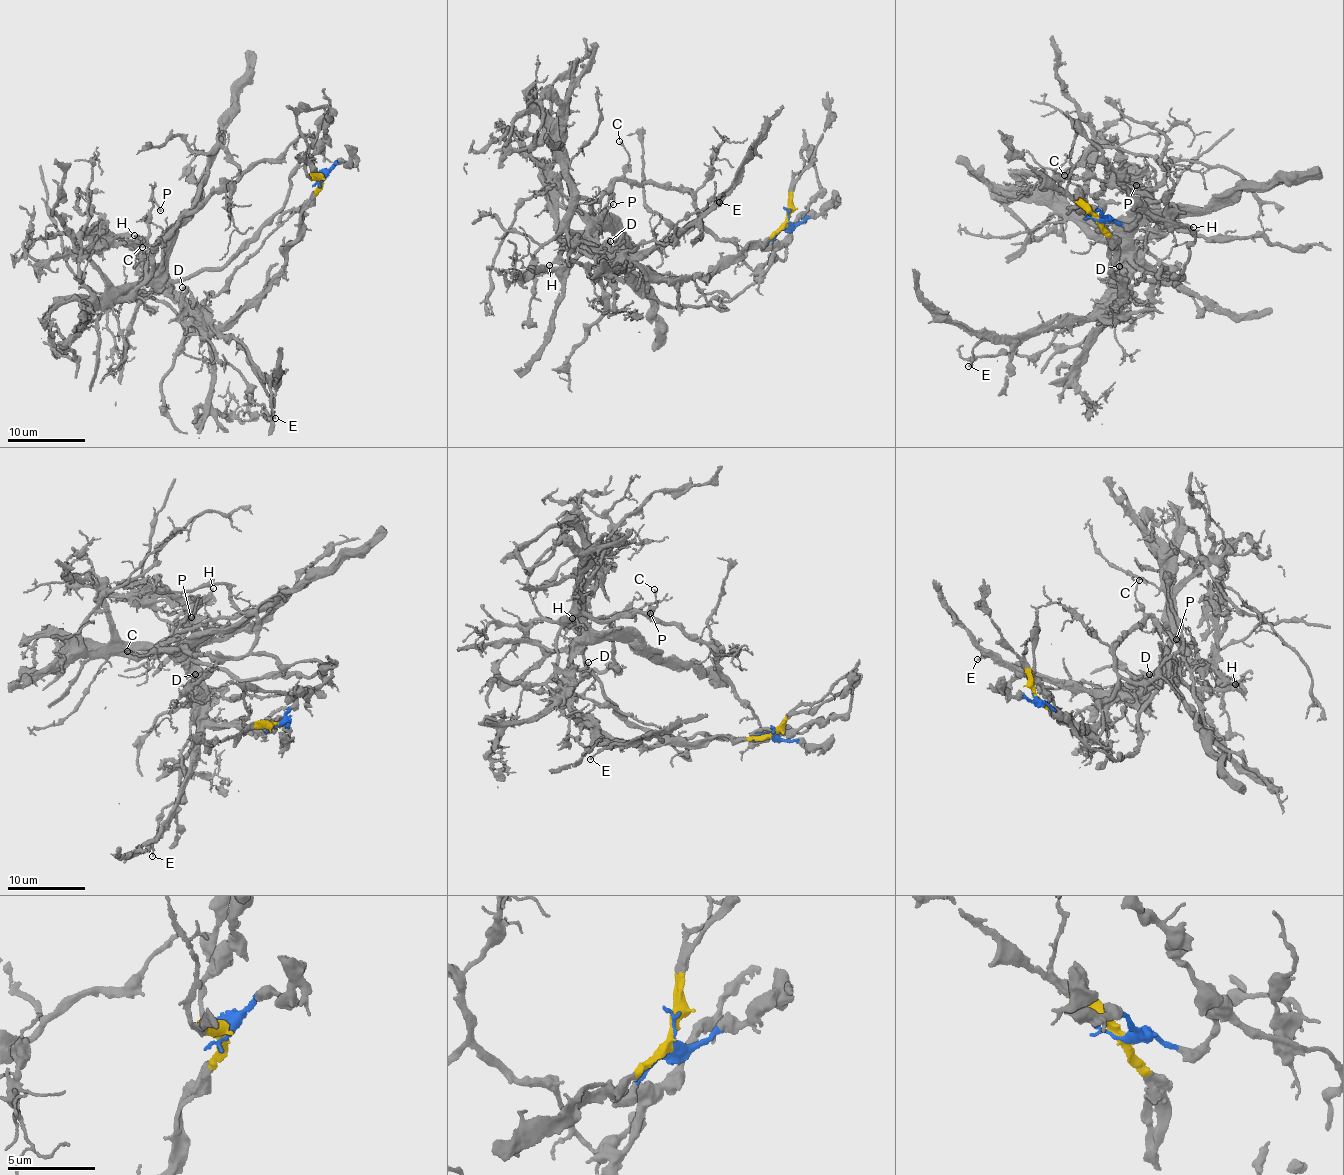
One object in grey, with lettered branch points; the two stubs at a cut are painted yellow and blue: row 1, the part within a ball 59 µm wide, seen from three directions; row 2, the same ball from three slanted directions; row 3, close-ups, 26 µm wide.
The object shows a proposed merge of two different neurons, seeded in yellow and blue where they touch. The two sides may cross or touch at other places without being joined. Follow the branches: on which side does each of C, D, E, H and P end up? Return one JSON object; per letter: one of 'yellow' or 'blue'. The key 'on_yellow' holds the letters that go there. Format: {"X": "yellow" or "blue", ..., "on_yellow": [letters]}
{"C": "blue", "D": "yellow", "E": "yellow", "H": "yellow", "P": "blue", "on_yellow": ["D", "E", "H"]}

